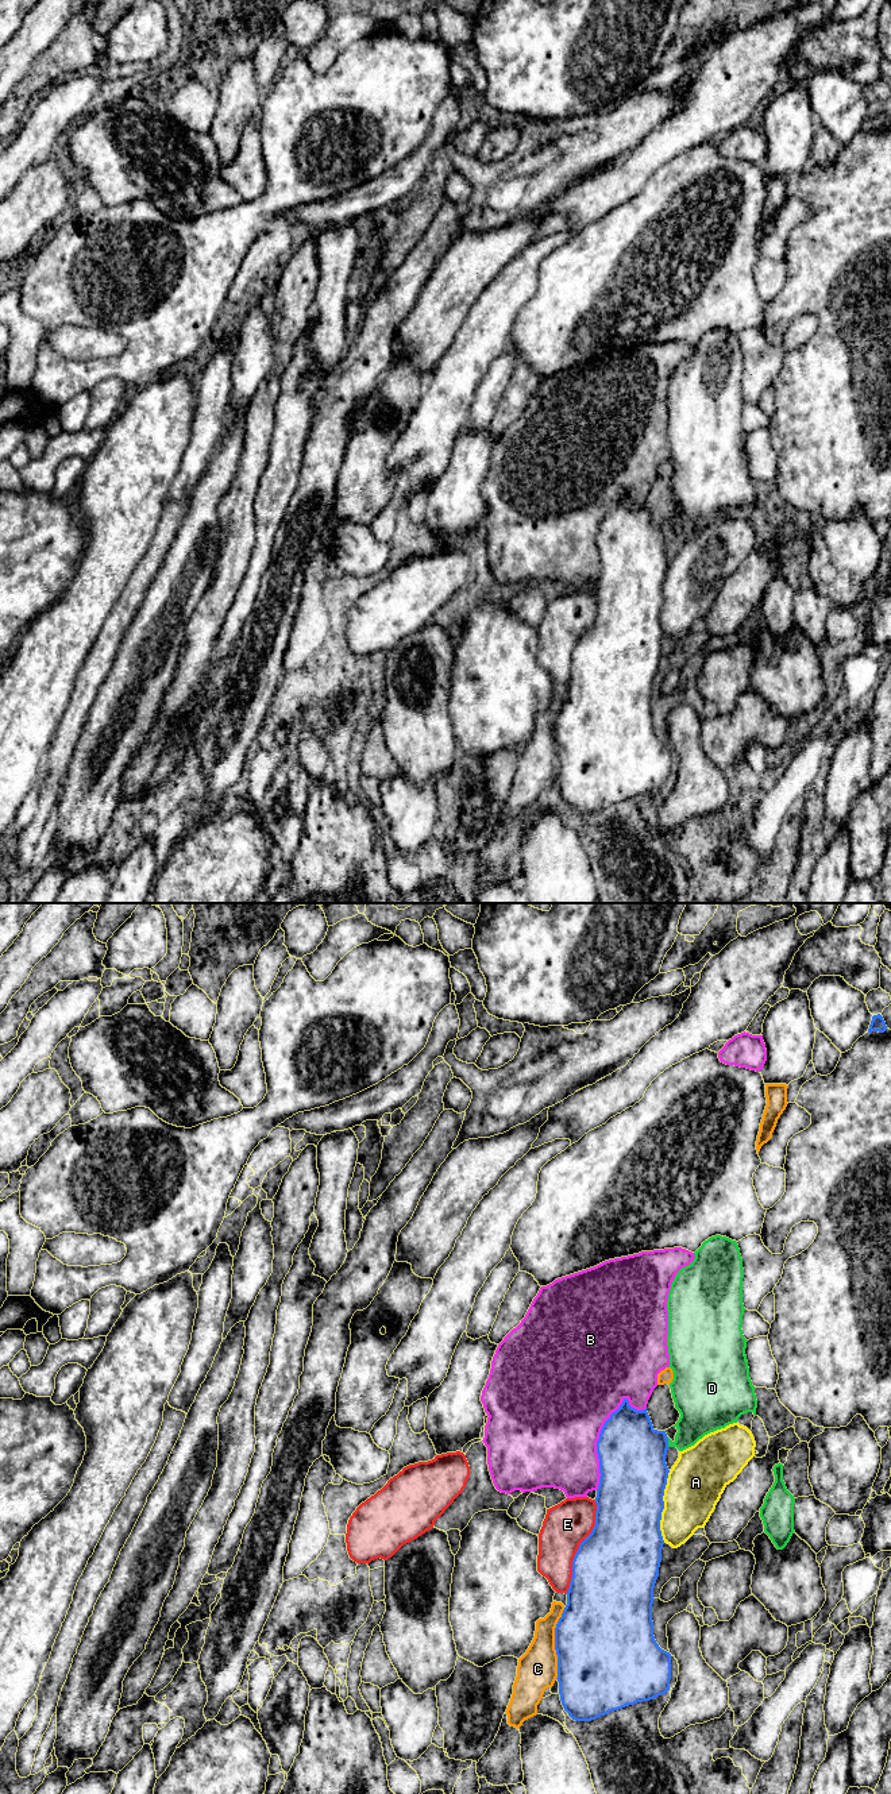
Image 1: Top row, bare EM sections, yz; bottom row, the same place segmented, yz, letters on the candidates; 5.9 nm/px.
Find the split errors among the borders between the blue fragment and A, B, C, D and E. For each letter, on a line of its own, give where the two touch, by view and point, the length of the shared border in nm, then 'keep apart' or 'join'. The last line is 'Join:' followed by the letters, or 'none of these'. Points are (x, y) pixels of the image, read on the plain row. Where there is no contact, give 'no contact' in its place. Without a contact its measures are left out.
A: contact yz (663, 600); length 440 nm; keep apart
B: contact yz (597, 536); length 600 nm; keep apart
C: contact yz (555, 736); length 420 nm; keep apart
D: contact yz (667, 535); length 70 nm; keep apart
E: contact yz (579, 640); length 600 nm; keep apart
Join: none of these

